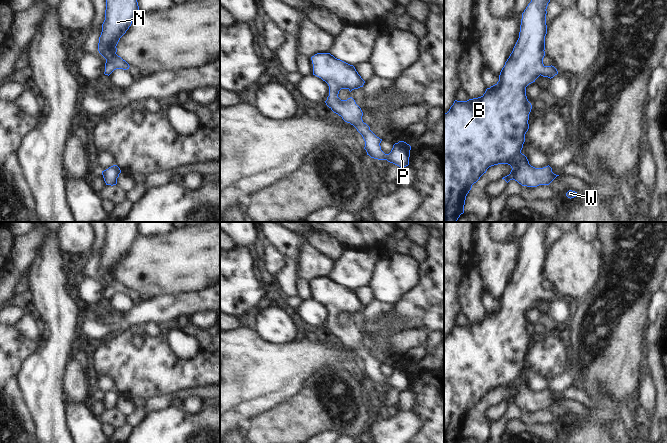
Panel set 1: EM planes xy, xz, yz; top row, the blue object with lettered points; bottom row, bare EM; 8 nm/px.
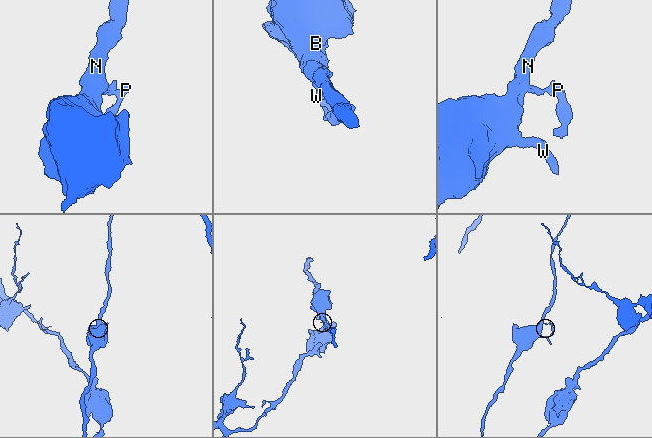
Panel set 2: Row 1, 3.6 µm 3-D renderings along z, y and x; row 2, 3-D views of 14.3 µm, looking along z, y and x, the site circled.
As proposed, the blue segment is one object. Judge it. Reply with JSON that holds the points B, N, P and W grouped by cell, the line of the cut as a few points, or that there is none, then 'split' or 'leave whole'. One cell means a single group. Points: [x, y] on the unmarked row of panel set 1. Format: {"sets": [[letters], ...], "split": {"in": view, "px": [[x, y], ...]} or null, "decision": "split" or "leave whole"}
{"sets": [["B", "N", "P", "W"]], "split": null, "decision": "leave whole"}

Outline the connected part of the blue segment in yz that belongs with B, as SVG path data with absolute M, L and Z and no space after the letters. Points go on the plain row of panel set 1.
M532 222L522 237L519 262L500 296L499 305L487 312L481 321L467 325L455 324L449 335L444 338L444 443L458 443L464 437L466 420L472 409L491 390L498 388L510 389L512 392L510 398L502 403L507 407L513 403L522 410L527 411L549 409L559 400L552 396L552 392L549 389L543 392L531 390L527 381L521 377L525 366L525 358L529 353L528 344L532 333L532 329L526 320L526 311L535 306L540 299L551 303L558 298L554 290L545 290L543 288L545 260L547 258L546 233L549 226L548 222Z

